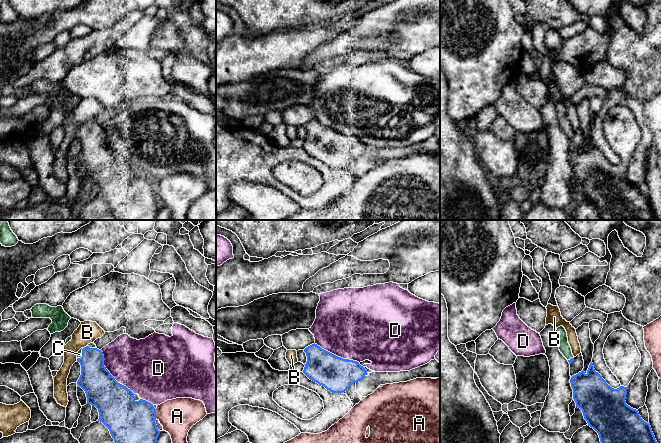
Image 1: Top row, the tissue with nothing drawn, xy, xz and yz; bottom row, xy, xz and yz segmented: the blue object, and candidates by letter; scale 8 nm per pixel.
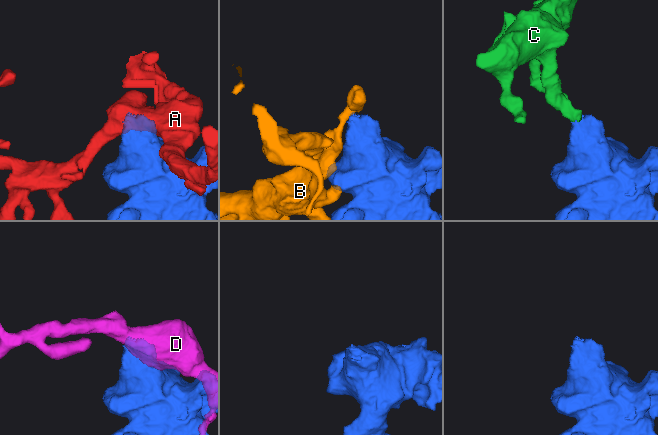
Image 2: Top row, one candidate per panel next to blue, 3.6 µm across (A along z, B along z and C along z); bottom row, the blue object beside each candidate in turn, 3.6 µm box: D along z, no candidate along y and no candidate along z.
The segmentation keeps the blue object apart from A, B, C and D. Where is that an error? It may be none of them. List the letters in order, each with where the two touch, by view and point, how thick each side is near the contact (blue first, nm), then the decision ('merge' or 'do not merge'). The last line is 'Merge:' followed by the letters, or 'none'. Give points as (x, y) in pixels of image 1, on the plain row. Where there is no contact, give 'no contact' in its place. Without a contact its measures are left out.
A: xy (155, 190) | 380/280 nm | do not merge
B: xy (84, 123) | 220/170 nm | do not merge
C: xy (82, 130) | 240/50 nm | merge
D: xy (110, 150) | 320/400 nm | do not merge
Merge: C

